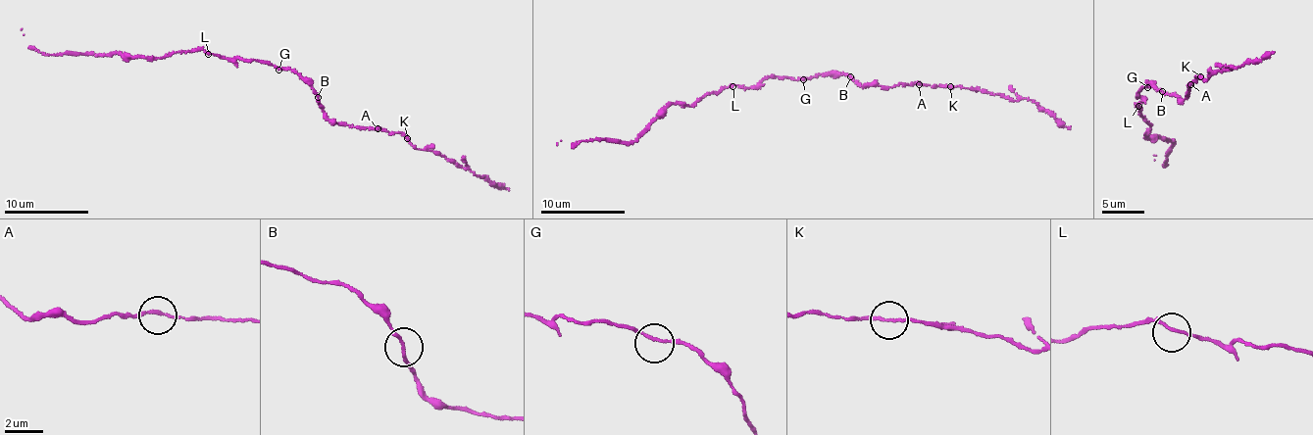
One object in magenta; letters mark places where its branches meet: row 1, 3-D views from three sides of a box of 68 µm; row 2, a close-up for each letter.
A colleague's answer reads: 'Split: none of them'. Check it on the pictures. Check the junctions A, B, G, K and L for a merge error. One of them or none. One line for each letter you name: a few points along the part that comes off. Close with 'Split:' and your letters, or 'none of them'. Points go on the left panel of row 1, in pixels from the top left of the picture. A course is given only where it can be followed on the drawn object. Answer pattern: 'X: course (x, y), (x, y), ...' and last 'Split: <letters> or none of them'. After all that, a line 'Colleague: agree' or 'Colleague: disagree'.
Split: none of them
Colleague: agree

